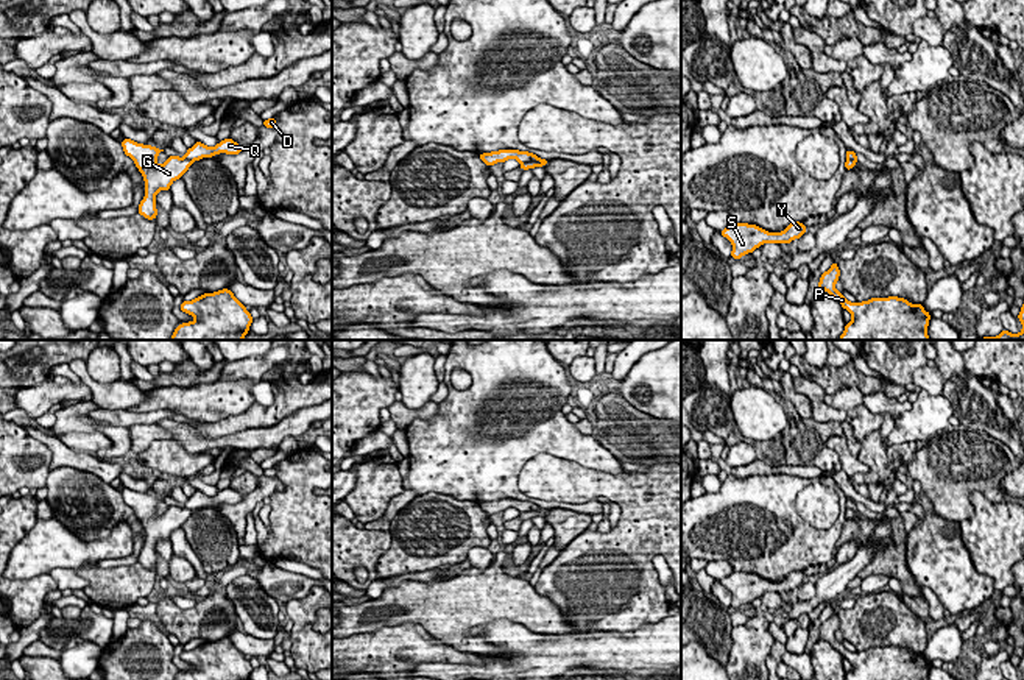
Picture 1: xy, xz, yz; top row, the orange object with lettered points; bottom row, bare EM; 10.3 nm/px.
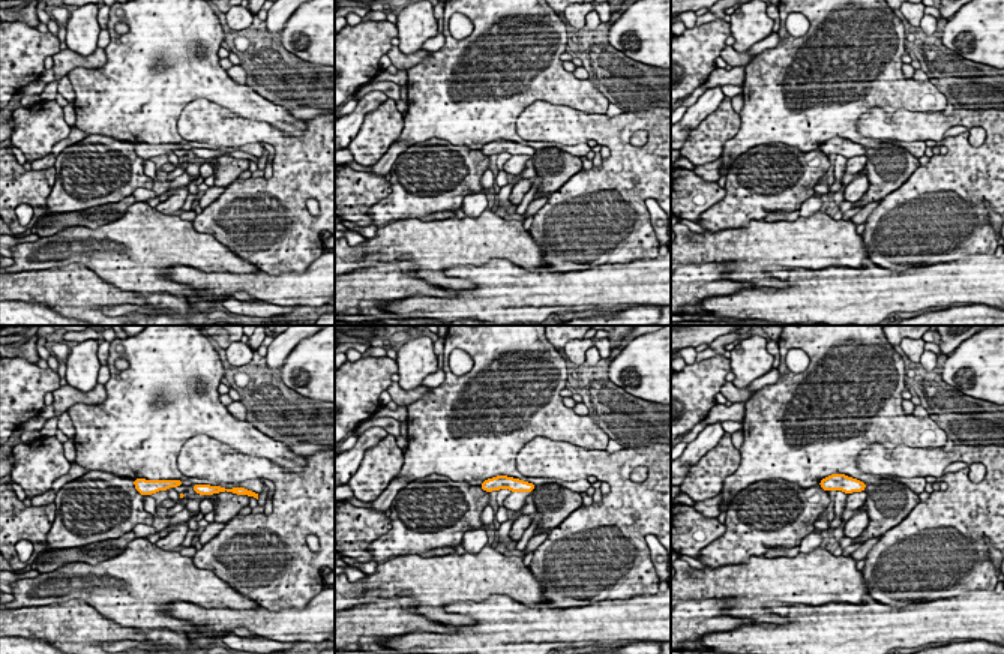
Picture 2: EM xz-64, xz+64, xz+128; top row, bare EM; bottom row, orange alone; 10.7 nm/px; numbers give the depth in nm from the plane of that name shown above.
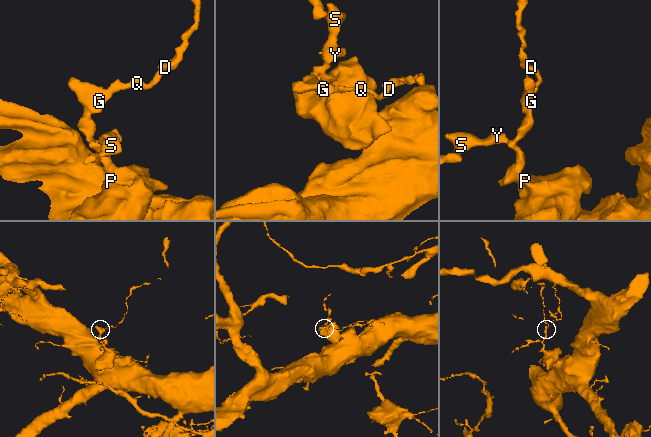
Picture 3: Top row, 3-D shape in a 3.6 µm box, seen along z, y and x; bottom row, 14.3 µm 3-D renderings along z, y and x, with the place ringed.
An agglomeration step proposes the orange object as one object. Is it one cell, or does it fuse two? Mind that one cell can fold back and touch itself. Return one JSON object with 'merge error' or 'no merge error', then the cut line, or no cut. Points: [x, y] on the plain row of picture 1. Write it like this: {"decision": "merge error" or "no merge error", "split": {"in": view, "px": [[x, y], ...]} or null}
{"decision": "merge error", "split": {"in": "xz", "px": [[540, 507], [521, 513]]}}

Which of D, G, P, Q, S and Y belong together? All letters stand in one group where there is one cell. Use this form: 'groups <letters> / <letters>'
groups D Q / G P S Y

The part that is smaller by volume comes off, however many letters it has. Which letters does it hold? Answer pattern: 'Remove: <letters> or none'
Remove: D, Q

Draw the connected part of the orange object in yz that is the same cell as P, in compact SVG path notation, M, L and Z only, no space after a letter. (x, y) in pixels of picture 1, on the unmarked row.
M834 611L828 621L821 622L818 639L828 641L851 663L853 669L845 680L927 680L930 663L923 653L912 653L898 646L851 652L835 639L839 625L840 619Z

